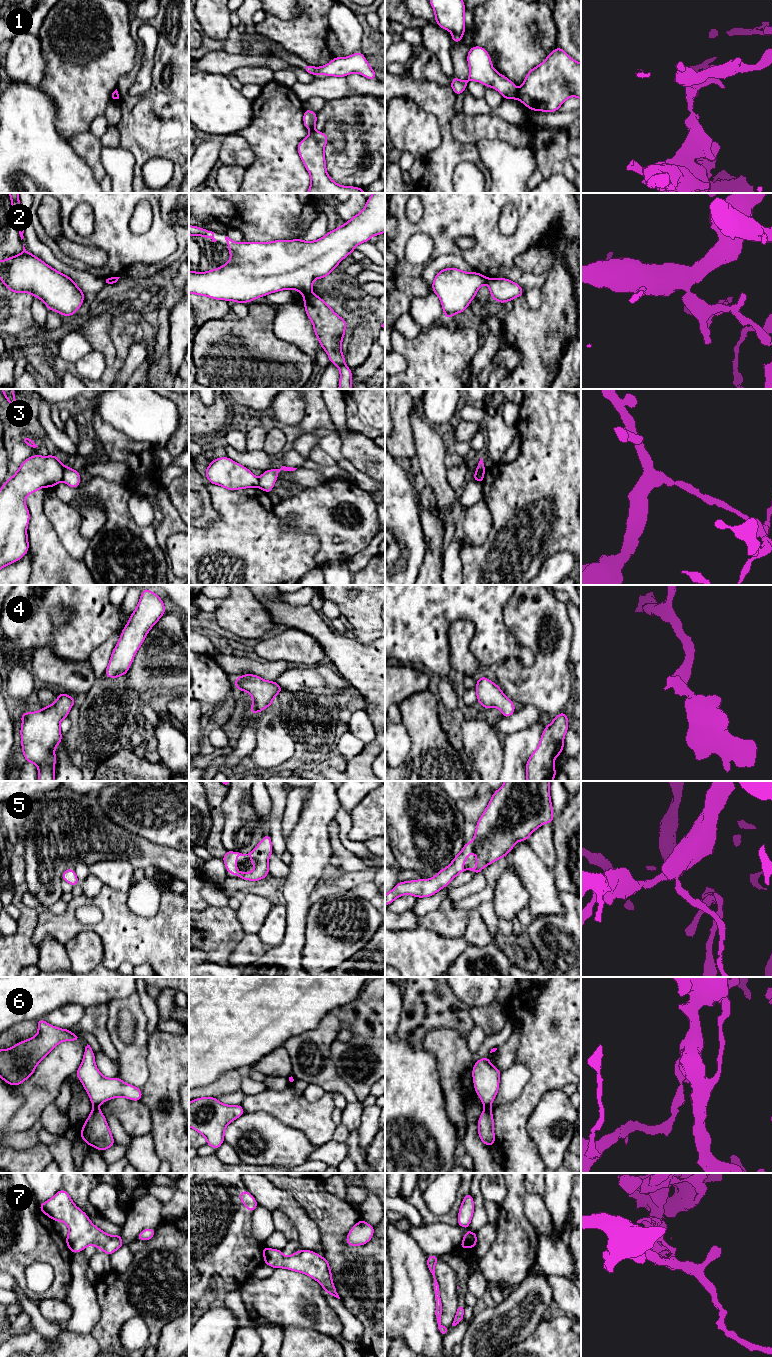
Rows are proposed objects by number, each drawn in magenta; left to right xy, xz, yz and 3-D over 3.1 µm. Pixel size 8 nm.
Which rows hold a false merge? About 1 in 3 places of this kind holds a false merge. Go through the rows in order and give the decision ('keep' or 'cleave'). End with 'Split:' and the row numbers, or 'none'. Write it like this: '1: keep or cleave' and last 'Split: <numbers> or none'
1: cleave
2: cleave
3: cleave
4: keep
5: keep
6: cleave
7: cleave
Split: 1, 2, 3, 6, 7

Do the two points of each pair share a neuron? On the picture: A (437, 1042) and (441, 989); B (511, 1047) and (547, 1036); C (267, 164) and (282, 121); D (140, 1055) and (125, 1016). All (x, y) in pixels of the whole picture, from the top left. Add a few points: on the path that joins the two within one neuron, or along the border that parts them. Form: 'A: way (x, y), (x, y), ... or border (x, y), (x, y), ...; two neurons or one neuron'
A: border (460, 1036), (451, 1029), (431, 1029), (421, 1045); two neurons
B: border (518, 1027), (520, 1030), (520, 1042), (514, 1063); two neurons
C: way (274, 153), (274, 132); one neuron
D: border (136, 1014), (135, 1035), (126, 1044); two neurons

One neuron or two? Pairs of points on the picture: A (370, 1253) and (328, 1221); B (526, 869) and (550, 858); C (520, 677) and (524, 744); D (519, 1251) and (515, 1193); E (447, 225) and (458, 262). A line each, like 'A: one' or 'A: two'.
A: one
B: two
C: one
D: one
E: two

